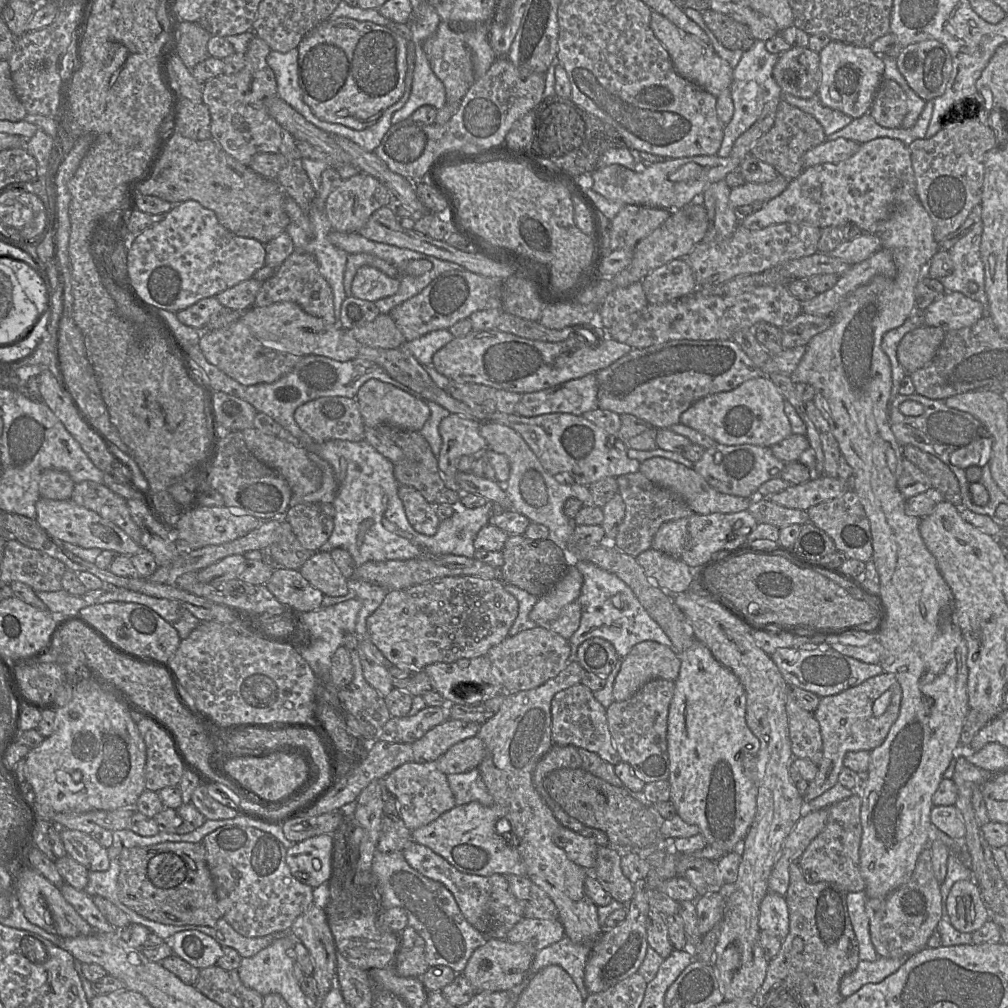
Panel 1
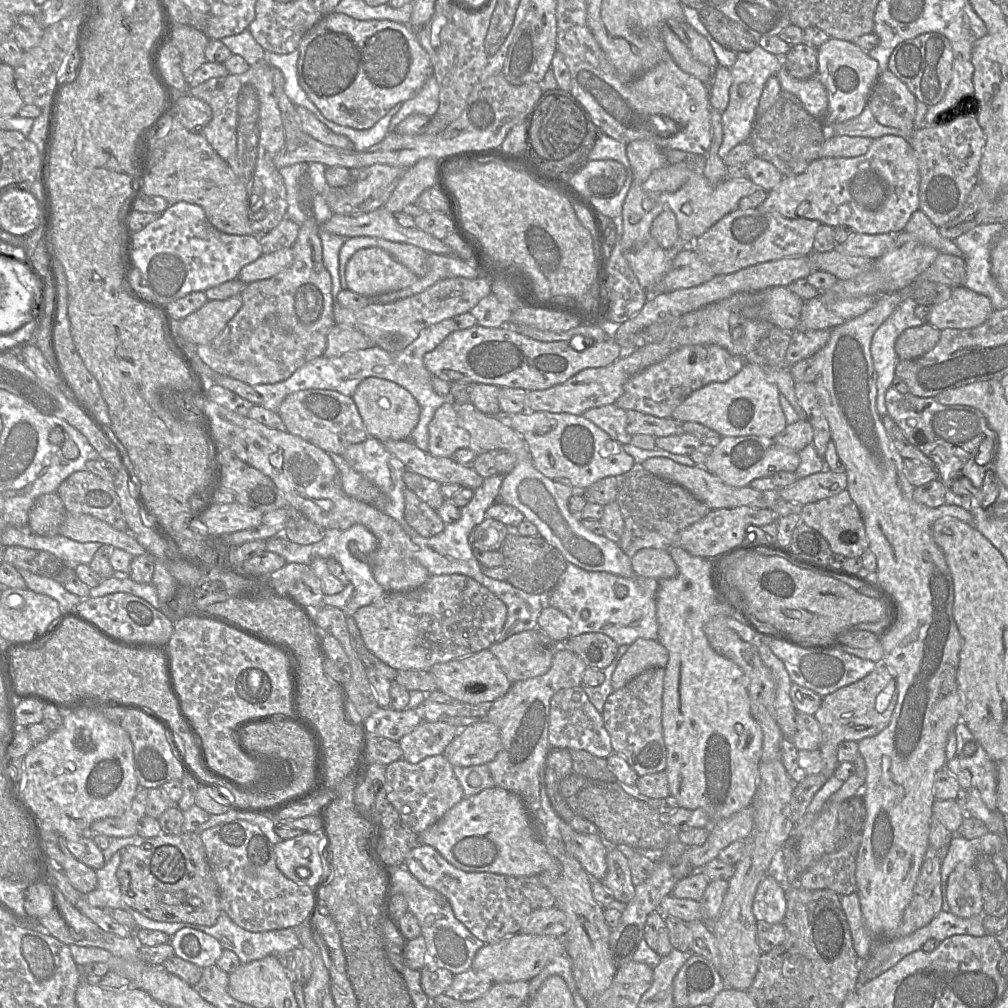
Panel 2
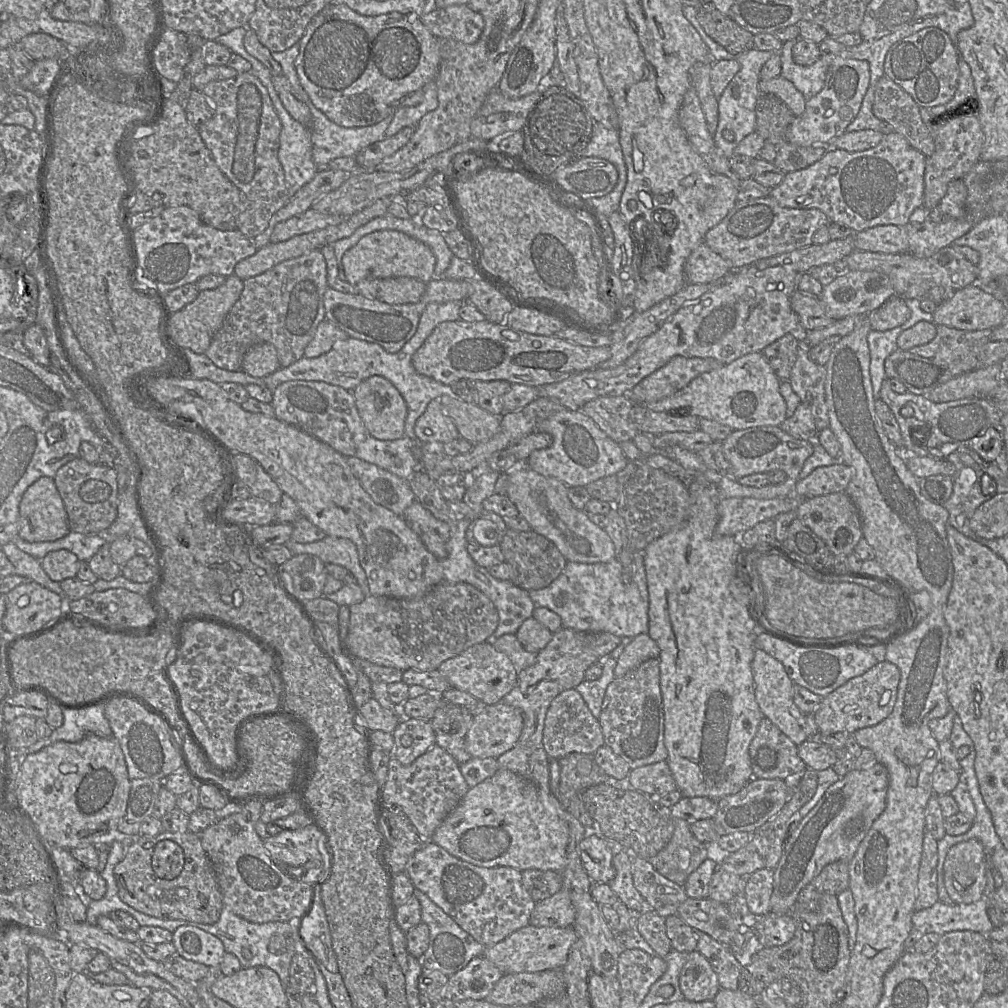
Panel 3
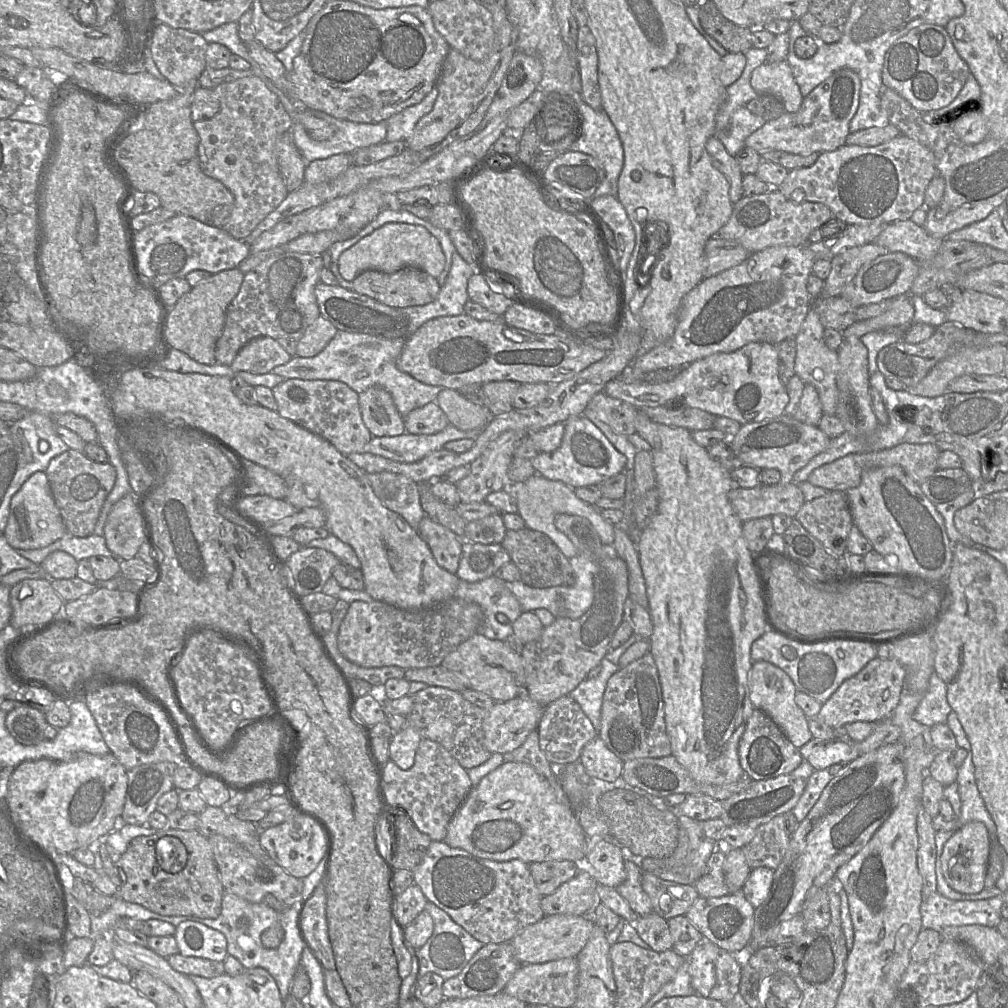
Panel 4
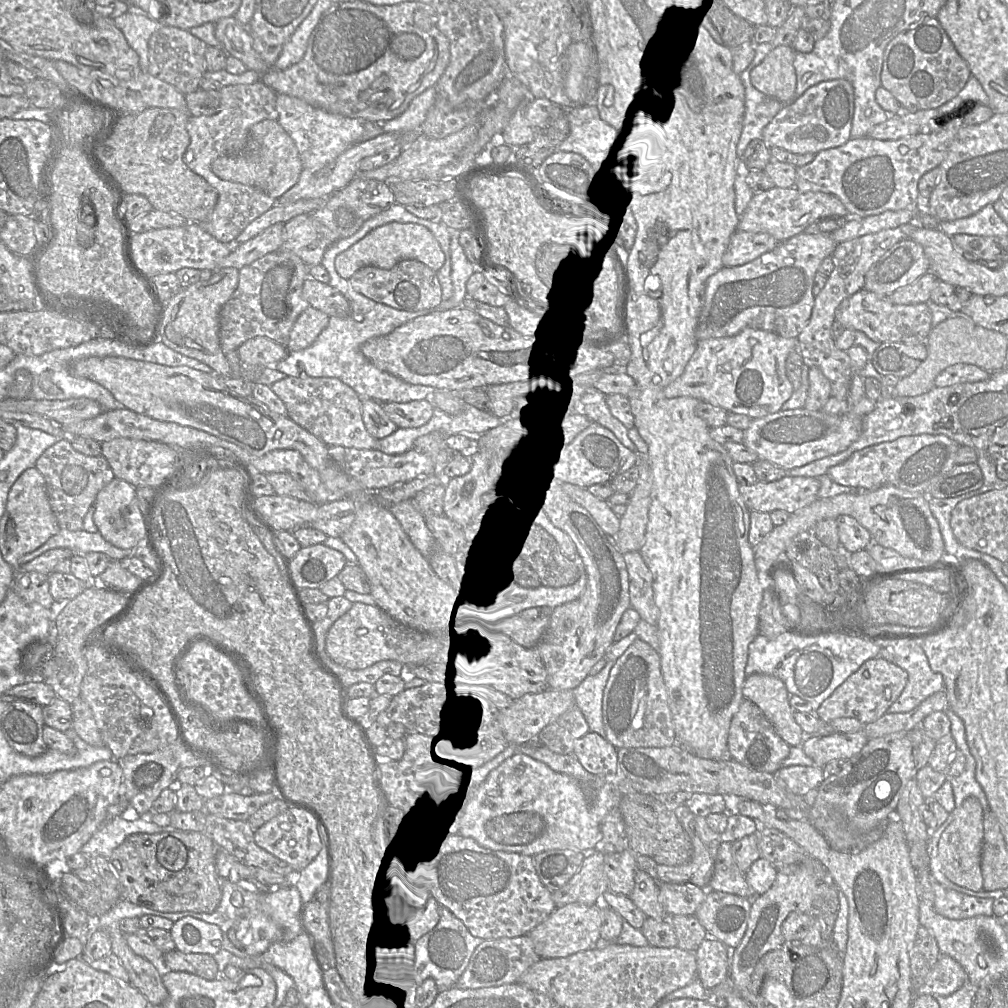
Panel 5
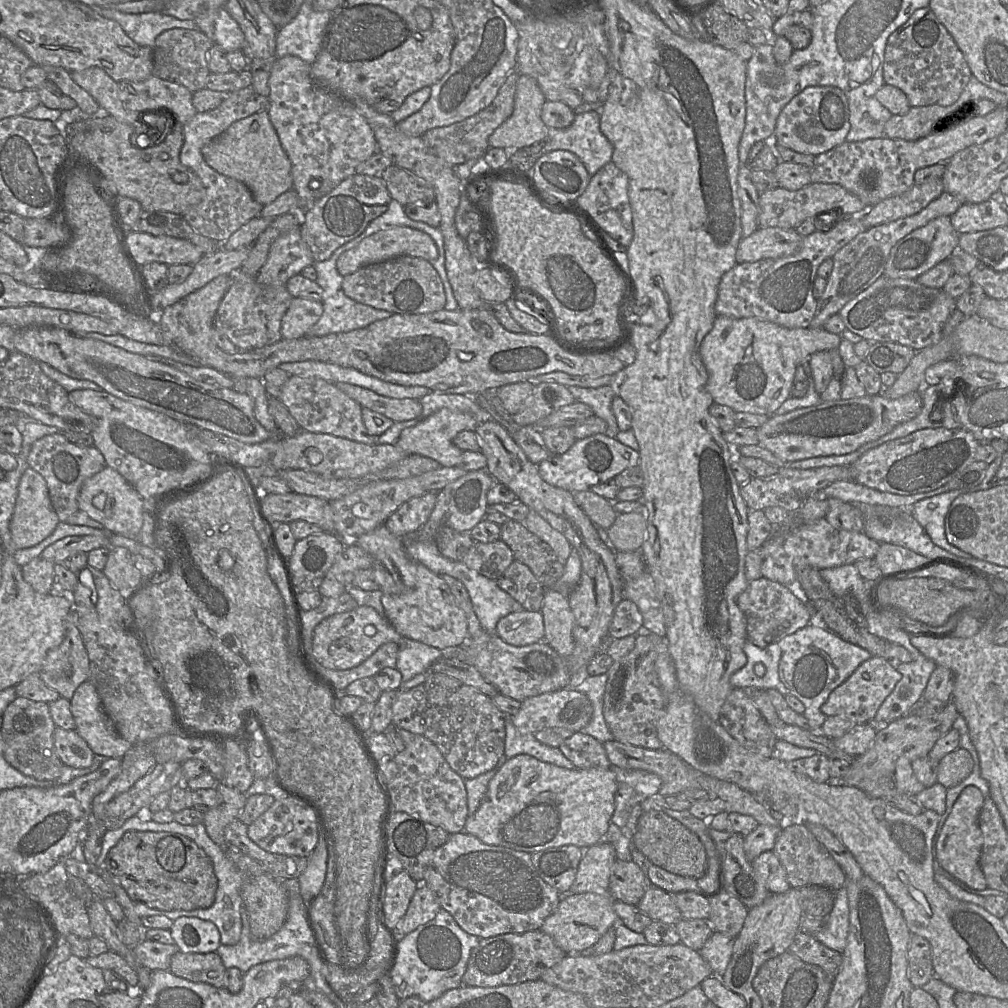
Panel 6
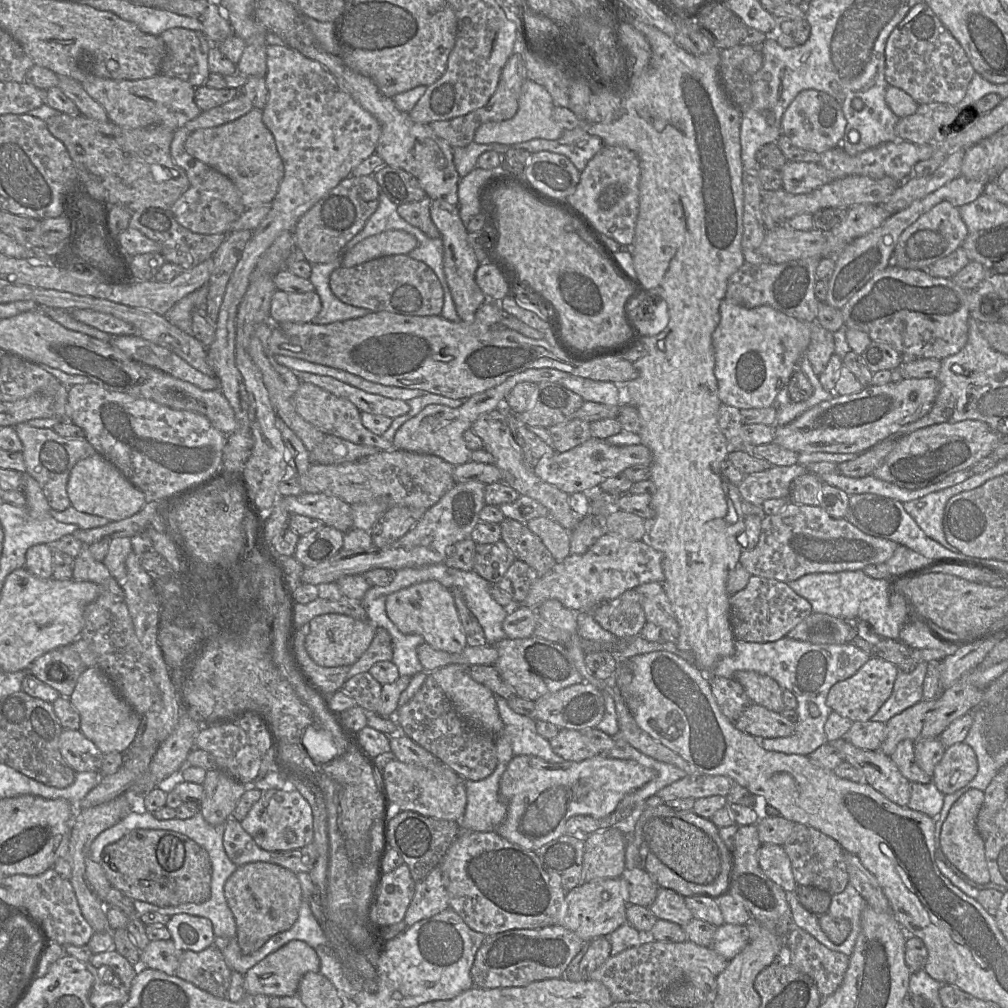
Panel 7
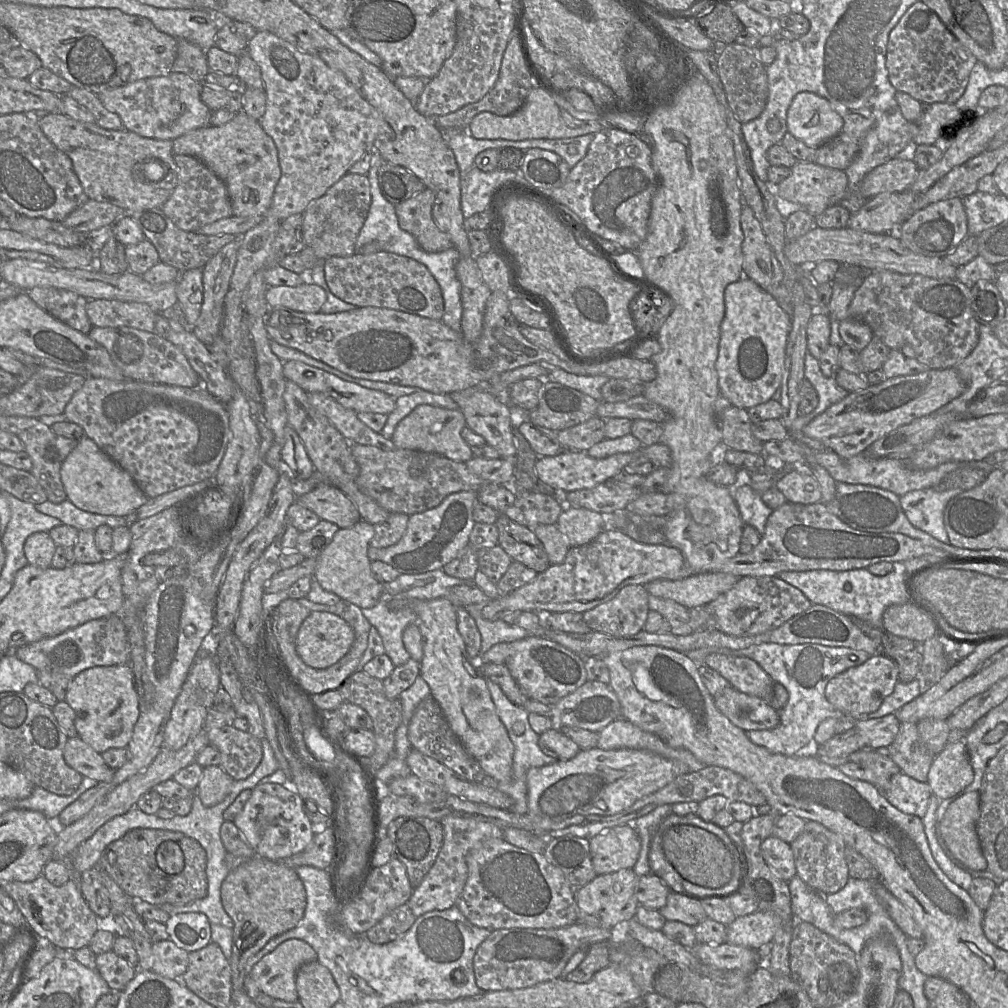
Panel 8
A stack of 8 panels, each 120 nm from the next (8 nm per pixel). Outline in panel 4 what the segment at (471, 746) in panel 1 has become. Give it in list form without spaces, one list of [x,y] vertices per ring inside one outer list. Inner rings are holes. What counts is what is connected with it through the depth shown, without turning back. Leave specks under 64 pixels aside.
[[[519,695],[506,702],[495,703],[486,710],[482,723],[485,748],[492,754],[505,754],[520,747],[528,735],[537,729],[545,707],[526,695]]]

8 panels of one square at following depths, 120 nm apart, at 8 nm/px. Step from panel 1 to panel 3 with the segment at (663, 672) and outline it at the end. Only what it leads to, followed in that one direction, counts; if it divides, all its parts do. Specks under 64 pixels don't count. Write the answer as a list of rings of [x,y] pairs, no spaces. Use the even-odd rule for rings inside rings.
[[[647,633],[639,634],[633,638],[618,657],[614,676],[616,678],[622,677],[641,663],[652,658],[658,659],[659,654],[658,644]]]

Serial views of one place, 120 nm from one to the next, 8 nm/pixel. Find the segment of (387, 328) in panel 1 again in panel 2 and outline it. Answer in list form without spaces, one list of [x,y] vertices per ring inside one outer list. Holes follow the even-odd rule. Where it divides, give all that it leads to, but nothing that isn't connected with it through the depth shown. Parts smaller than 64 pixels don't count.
[[[334,324],[327,335],[327,345],[323,355],[329,358],[339,357],[348,351],[373,346],[373,342],[362,332],[345,325]]]

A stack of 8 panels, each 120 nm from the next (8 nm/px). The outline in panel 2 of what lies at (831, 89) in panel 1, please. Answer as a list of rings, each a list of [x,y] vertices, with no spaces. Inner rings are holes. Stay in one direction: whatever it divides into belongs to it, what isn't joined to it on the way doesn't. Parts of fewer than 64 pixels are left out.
[[[830,38],[818,49],[817,76],[824,86],[828,107],[821,124],[828,128],[859,116],[867,106],[879,76],[878,62],[853,42]]]

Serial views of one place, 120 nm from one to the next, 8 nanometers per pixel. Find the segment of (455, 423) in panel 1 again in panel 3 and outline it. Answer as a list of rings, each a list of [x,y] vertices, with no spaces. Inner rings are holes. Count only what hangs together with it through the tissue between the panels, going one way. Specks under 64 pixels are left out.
[[[440,397],[431,400],[416,420],[414,433],[419,444],[447,443],[459,438],[452,419],[445,413]]]

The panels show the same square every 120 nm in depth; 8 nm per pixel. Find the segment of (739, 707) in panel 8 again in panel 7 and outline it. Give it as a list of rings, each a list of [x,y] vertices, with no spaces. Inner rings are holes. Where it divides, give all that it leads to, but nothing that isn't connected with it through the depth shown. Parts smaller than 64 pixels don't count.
[[[751,703],[734,723],[756,738],[781,738],[793,734],[795,725],[782,714]]]

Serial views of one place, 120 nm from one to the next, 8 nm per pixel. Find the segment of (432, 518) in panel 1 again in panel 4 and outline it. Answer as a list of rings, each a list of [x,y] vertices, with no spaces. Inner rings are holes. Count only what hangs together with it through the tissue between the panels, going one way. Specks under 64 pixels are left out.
[[[426,515],[419,523],[418,533],[428,545],[437,564],[451,574],[456,574],[463,540],[450,529],[434,522]]]

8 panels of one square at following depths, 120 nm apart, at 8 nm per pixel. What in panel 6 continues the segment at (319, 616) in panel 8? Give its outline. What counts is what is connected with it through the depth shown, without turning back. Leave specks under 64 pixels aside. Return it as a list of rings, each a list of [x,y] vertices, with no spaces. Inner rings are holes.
[[[358,606],[352,611],[325,618],[315,627],[312,656],[328,669],[347,670],[360,665],[383,644],[395,642],[399,645],[401,640],[402,636],[374,608]]]

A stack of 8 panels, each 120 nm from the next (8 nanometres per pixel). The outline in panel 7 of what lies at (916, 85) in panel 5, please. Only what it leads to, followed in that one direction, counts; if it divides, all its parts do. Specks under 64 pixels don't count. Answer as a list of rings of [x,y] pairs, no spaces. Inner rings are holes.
[[[924,1],[913,6],[891,32],[886,43],[885,58],[885,78],[888,84],[905,91],[919,105],[928,103],[957,105],[964,98],[975,73],[961,45]]]

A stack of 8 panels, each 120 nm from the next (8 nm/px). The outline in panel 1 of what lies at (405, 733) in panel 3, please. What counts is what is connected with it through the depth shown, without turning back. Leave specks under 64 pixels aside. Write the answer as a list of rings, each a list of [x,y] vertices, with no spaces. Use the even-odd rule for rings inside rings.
[[[448,719],[411,744],[413,761],[436,761],[451,746],[477,735],[481,724]]]

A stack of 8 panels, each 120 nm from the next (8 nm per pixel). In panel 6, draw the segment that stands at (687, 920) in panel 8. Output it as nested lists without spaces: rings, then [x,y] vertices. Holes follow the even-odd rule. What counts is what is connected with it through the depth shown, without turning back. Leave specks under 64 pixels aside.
[[[651,884],[637,906],[652,921],[675,925],[682,919],[672,894]]]

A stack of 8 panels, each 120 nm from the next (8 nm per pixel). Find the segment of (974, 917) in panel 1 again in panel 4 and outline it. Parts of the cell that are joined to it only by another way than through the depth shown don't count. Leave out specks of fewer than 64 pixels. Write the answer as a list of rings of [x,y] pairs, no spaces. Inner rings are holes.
[[[979,821],[965,824],[945,843],[941,856],[942,873],[949,887],[965,895],[980,893],[984,889],[989,853],[990,836],[985,824]]]

